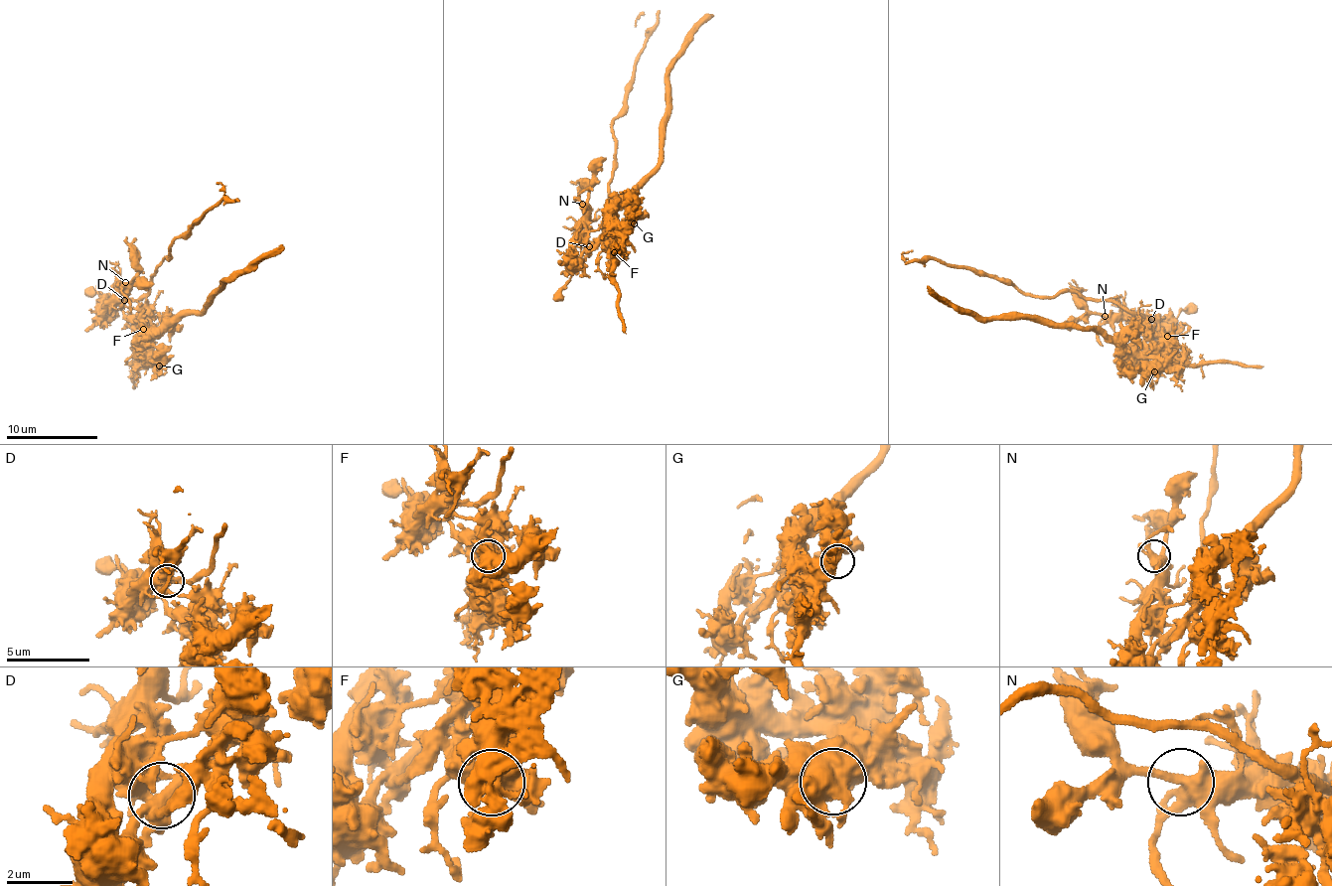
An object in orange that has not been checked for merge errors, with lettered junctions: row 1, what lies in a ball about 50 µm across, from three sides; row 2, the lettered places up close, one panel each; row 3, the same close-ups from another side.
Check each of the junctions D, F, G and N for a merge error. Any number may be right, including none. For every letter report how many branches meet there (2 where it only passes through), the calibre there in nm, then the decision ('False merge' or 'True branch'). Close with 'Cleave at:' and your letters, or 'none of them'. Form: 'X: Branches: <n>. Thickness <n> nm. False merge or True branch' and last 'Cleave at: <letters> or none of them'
D: Branches: 6. Thickness 480 nm. False merge
F: Branches: 1. Thickness 800 nm. True branch
G: Branches: 2. Thickness 800 nm. True branch
N: Branches: 5. Thickness 460 nm. True branch
Cleave at: D

